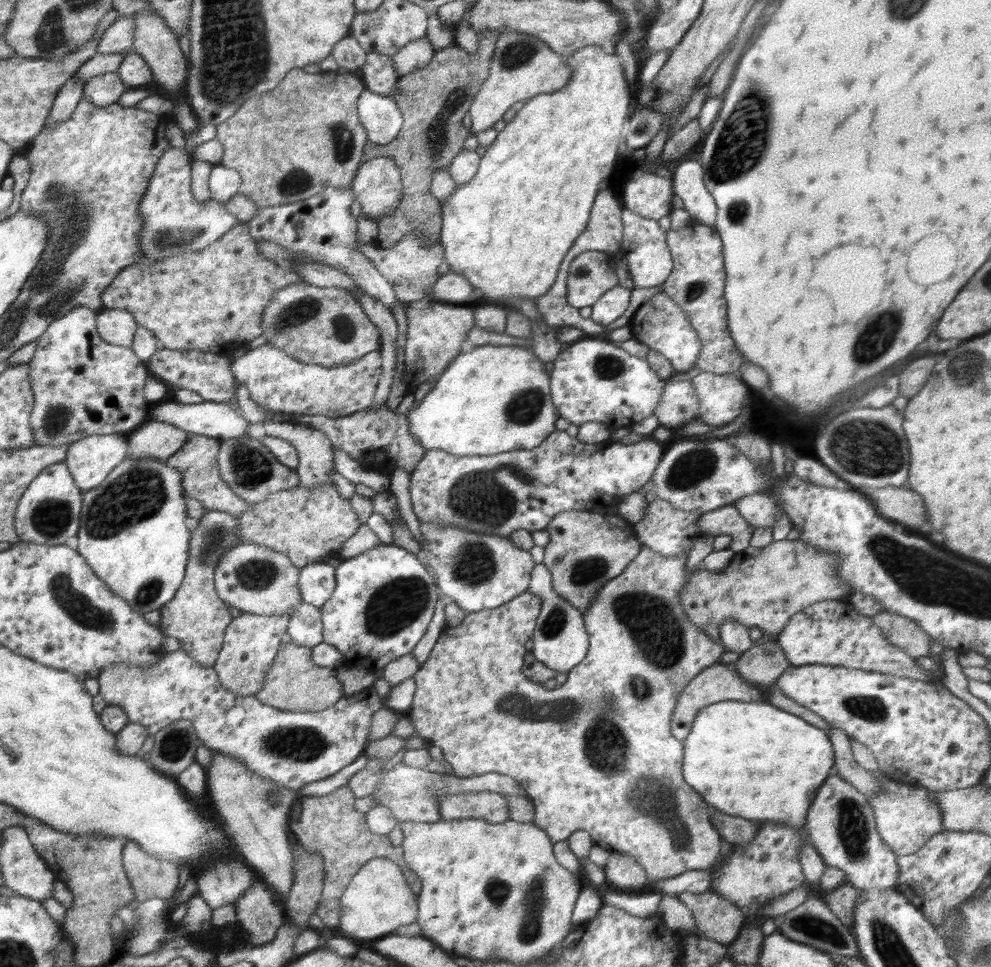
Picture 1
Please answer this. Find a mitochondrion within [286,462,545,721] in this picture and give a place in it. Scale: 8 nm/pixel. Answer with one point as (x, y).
(394, 606)

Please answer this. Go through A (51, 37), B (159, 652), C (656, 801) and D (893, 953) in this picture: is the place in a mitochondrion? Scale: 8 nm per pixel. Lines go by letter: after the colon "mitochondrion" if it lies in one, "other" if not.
A: mitochondrion
B: other
C: mitochondrion
D: mitochondrion

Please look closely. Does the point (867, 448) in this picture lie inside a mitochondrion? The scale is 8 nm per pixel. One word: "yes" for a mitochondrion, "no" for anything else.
yes

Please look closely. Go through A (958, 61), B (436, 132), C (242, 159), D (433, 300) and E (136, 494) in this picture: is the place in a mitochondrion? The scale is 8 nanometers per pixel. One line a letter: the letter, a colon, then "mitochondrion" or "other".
A: other
B: mitochondrion
C: other
D: other
E: mitochondrion

